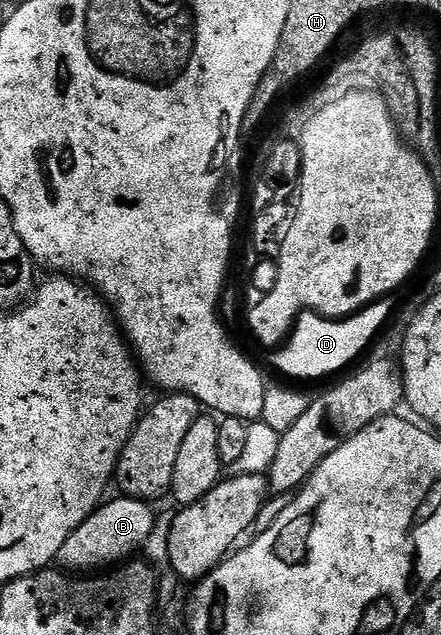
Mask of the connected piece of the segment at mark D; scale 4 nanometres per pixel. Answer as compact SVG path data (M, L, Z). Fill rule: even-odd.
M378 293L346 313L327 313L316 306L301 306L294 315L293 329L285 330L284 336L269 346L276 350L276 365L284 365L285 378L301 377L304 381L346 368L383 327L392 309L390 302L388 297Z

